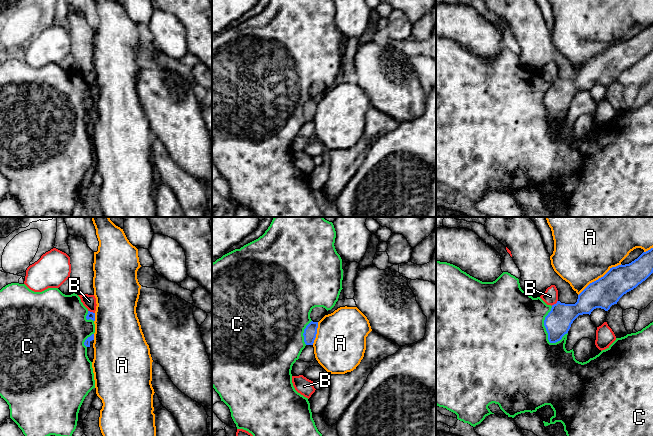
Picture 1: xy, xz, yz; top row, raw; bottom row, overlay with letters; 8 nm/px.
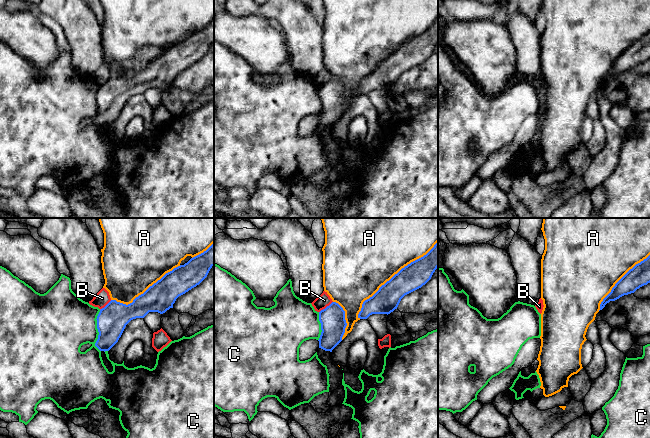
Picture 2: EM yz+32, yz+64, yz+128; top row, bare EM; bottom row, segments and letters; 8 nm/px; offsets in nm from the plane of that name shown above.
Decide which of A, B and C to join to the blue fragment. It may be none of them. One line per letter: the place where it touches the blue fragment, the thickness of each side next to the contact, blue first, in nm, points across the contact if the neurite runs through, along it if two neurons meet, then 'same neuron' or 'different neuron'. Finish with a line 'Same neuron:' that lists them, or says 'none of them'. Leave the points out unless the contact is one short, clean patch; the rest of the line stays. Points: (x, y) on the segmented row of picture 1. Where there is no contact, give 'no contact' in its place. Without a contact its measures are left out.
A: contact yz (599, 278); calibres 240 and 500 nm; different neuron
B: contact yz (554, 304); calibres 200 and 120 nm; border yz (557, 300), (551, 305); different neuron
C: contact yz (545, 327); calibres 200 and 500 nm; border yz (552, 306), (545, 317), (544, 327), (547, 339), (555, 343); different neuron
Same neuron: none of them

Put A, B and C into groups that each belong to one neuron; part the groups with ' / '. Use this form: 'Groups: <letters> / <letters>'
Groups: A / B / C

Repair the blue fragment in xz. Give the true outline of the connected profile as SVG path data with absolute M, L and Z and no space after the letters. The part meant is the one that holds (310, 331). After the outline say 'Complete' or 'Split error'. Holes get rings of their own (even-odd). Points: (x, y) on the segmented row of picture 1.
M315 307L310 313L311 322L304 329L304 342L313 345L317 334L318 322L326 315L327 310L323 307Z. Split error

